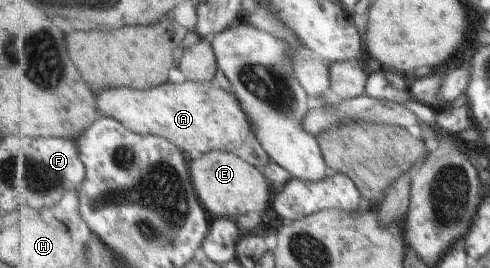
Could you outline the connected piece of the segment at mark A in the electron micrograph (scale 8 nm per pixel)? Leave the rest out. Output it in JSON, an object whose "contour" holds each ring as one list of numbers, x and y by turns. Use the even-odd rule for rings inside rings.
{"contour":[[188,77,183,83,165,82,138,92,136,88,106,88,95,95,100,116,112,116,131,131,141,135,154,135,173,142,184,154,199,156,207,151,223,150,238,152,238,156,263,170,272,161,265,148,256,138,245,110,232,92,226,92,214,81,200,81]]}

